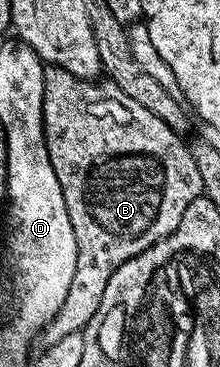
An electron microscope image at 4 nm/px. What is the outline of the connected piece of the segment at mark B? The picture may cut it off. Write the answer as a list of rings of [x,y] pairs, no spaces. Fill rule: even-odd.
[[[47,65],[44,69],[44,96],[42,97],[42,127],[46,133],[48,156],[60,180],[64,192],[64,204],[72,220],[72,232],[76,232],[78,255],[76,276],[72,276],[72,288],[60,307],[60,312],[42,329],[42,346],[56,344],[63,336],[77,330],[83,331],[96,316],[100,300],[104,300],[104,288],[112,280],[112,272],[120,268],[132,256],[147,250],[161,238],[166,238],[180,224],[188,204],[203,197],[200,168],[192,156],[183,135],[174,130],[160,116],[152,116],[148,108],[126,101],[124,92],[113,84],[97,86],[97,81],[78,78],[59,66]]]

